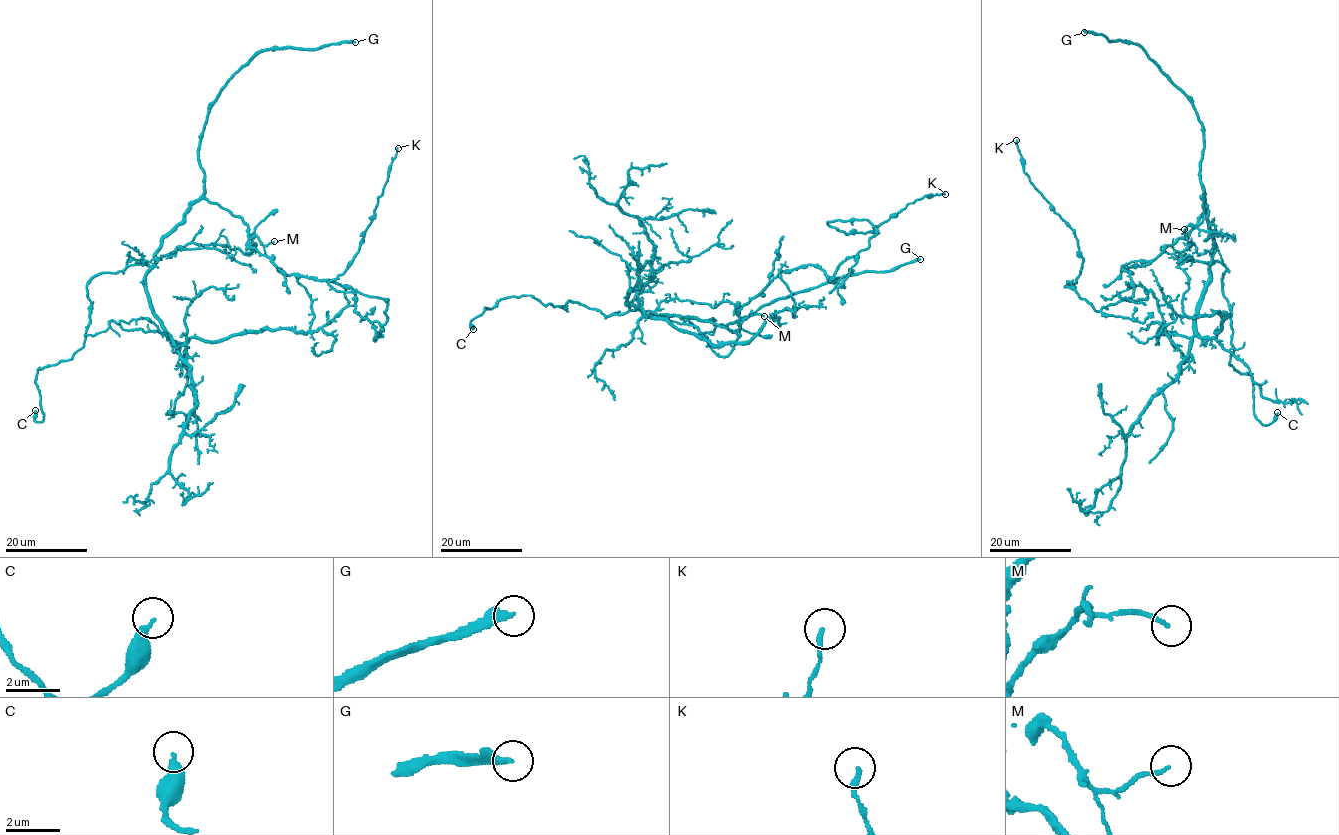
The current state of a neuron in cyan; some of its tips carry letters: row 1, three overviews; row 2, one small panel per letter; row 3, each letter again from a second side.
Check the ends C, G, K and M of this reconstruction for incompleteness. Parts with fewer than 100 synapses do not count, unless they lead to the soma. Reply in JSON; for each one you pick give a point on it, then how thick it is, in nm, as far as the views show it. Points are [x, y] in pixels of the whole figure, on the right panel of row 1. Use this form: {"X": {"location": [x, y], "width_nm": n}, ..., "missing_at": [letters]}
{"G": {"location": [1084, 32], "width_nm": 280}, "missing_at": ["G"]}

